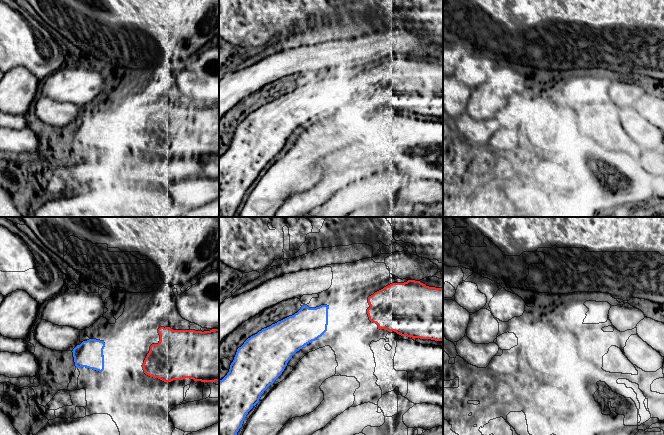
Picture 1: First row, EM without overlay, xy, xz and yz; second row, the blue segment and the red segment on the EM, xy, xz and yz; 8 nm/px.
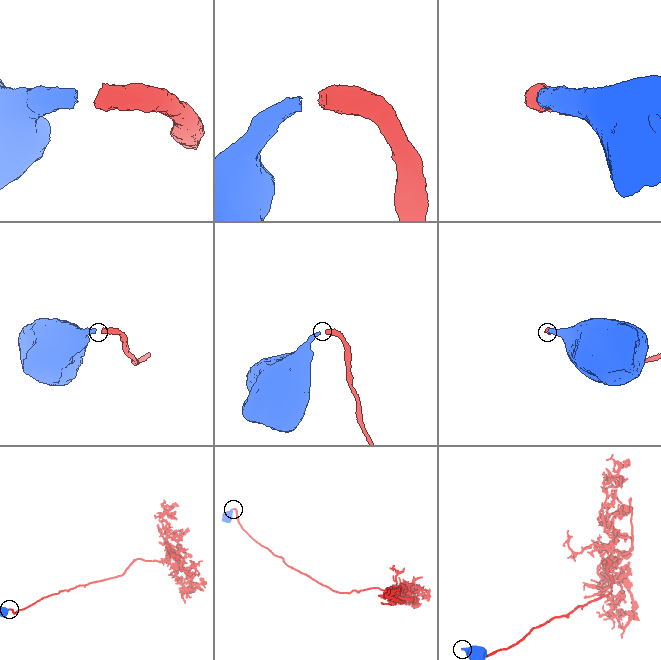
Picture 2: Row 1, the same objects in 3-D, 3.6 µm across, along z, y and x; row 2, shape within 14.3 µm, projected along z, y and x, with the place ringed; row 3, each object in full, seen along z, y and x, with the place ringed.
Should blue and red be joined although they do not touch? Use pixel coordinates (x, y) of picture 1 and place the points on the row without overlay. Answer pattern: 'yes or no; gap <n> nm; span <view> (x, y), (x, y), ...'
yes; gap 320 nm; span xy (103, 141), (142, 141)

